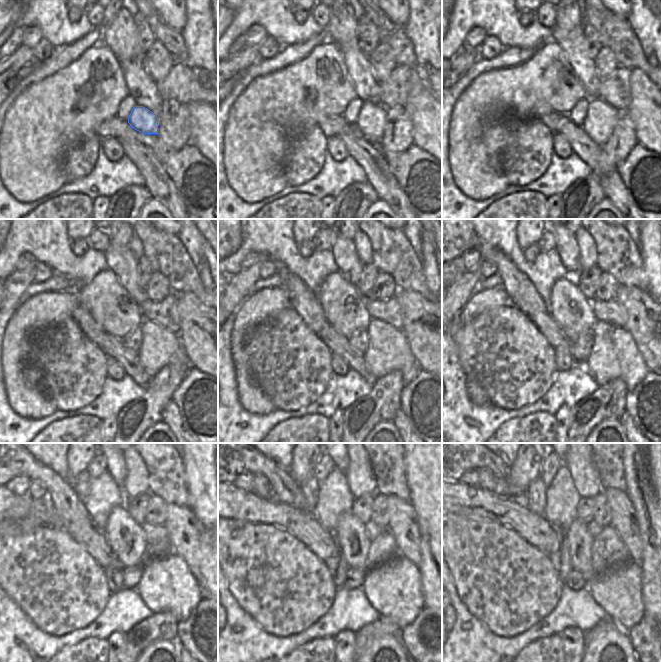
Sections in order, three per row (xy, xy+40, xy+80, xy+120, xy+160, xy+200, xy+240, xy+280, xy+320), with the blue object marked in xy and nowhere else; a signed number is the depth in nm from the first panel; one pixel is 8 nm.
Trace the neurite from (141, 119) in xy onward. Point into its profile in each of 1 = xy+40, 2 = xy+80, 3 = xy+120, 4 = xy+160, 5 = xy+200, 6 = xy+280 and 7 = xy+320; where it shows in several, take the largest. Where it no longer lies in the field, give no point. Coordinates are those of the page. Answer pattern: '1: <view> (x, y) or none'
1: xy+40 (371, 120)
2: xy+80 (601, 118)
3: xy+120 (158, 344)
4: xy+160 (388, 350)
5: xy+200 (614, 354)
6: xy+280 (393, 589)
7: xy+320 (618, 591)

